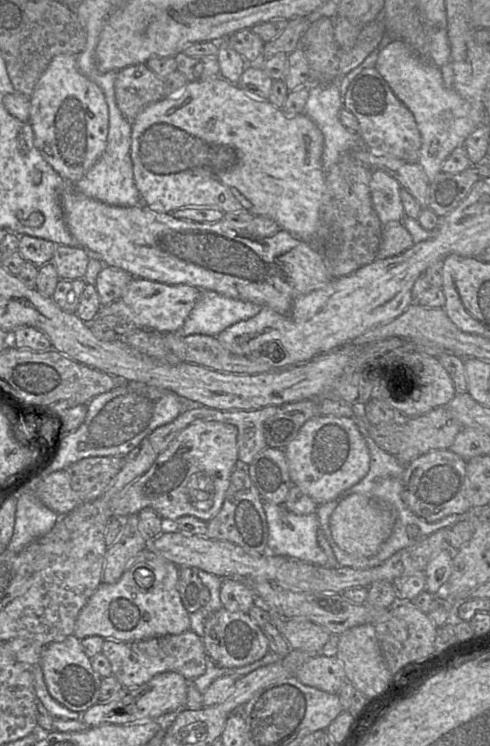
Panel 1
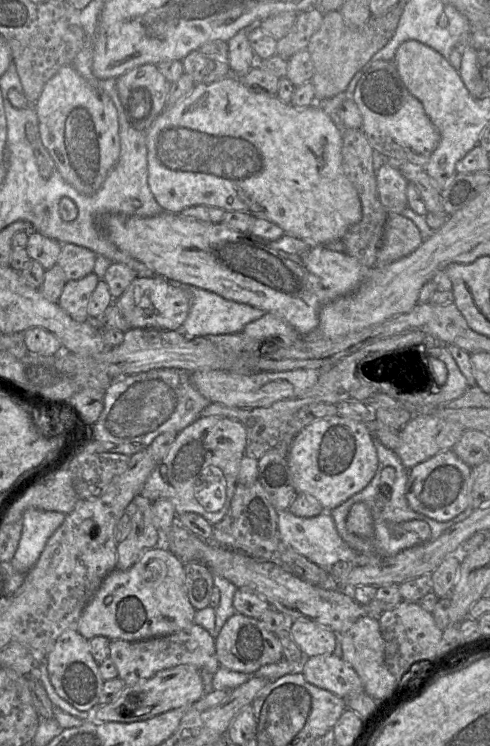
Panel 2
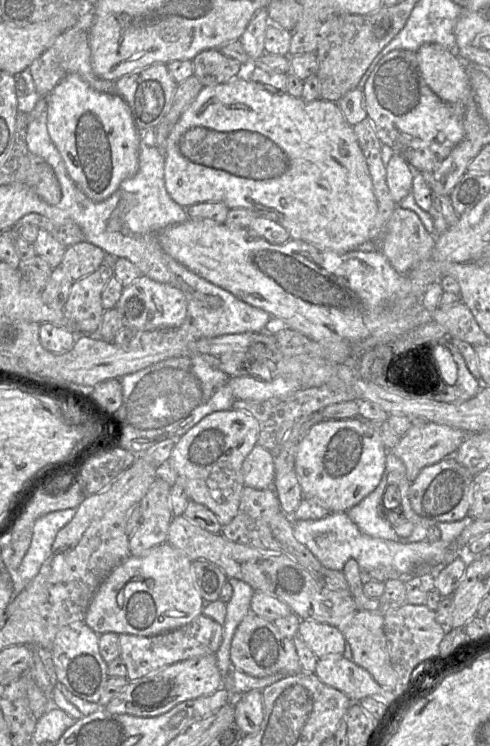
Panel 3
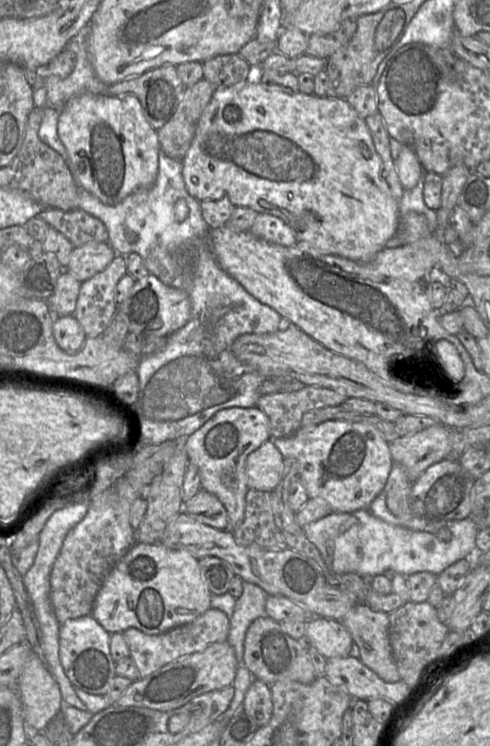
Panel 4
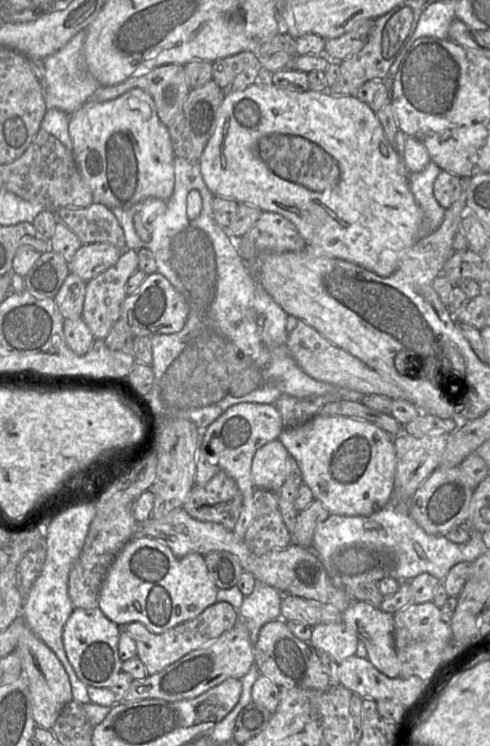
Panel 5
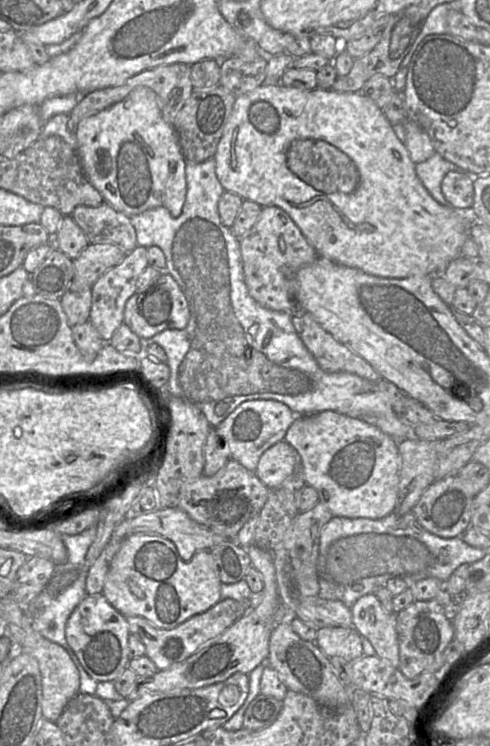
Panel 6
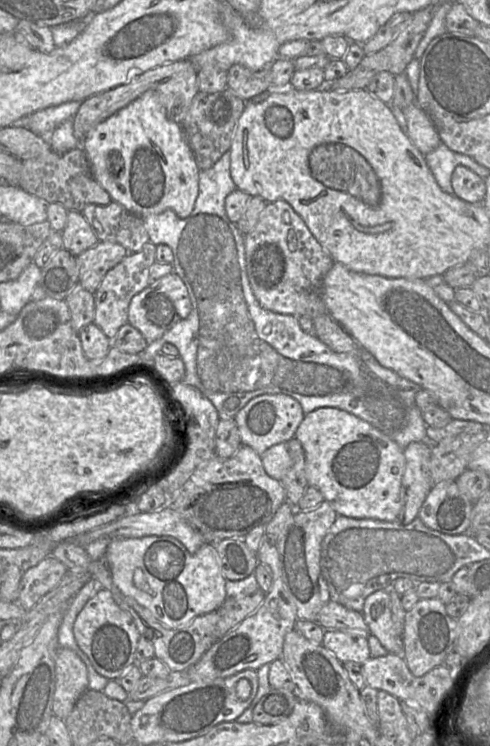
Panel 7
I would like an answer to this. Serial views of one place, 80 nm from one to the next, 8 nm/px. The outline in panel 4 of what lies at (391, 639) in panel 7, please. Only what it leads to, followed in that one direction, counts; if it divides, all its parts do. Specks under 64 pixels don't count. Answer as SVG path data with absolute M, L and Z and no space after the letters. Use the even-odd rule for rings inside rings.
M357 603L341 622L359 649L360 661L385 682L398 682L400 675L389 638L389 614Z

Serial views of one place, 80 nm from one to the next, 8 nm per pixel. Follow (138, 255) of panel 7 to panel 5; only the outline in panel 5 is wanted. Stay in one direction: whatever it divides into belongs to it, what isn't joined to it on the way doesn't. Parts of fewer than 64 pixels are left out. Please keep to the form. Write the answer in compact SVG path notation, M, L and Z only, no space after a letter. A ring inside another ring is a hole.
M125 249L115 265L86 283L81 318L89 327L95 339L104 340L113 325L120 319L121 306L127 297L126 284L130 276L138 270L138 262L137 251Z

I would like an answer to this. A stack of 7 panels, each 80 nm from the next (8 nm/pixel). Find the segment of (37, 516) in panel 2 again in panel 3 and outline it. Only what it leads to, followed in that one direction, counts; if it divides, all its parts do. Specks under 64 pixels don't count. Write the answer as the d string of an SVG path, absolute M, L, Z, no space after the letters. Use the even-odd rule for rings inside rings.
M66 509L48 513L38 518L32 527L30 546L17 569L25 584L28 584L39 572L49 557L57 533L68 524L76 514L76 509Z

